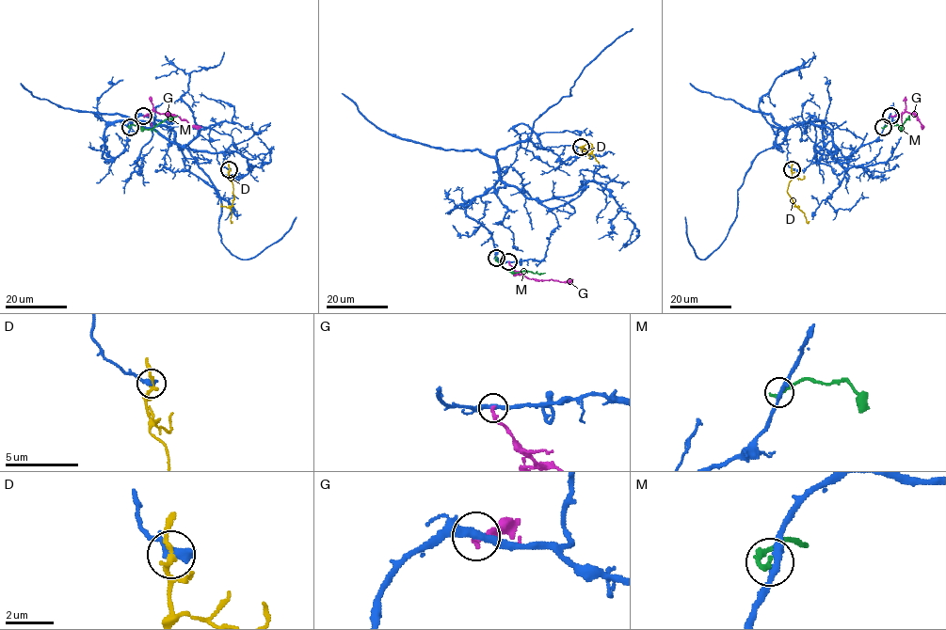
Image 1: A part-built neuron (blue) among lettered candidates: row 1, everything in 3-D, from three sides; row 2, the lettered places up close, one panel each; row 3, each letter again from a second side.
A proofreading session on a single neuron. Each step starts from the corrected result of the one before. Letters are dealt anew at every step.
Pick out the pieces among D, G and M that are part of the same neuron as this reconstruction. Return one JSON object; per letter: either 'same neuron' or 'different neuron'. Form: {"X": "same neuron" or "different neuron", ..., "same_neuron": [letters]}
{"D": "different neuron", "G": "different neuron", "M": "different neuron", "same_neuron": []}

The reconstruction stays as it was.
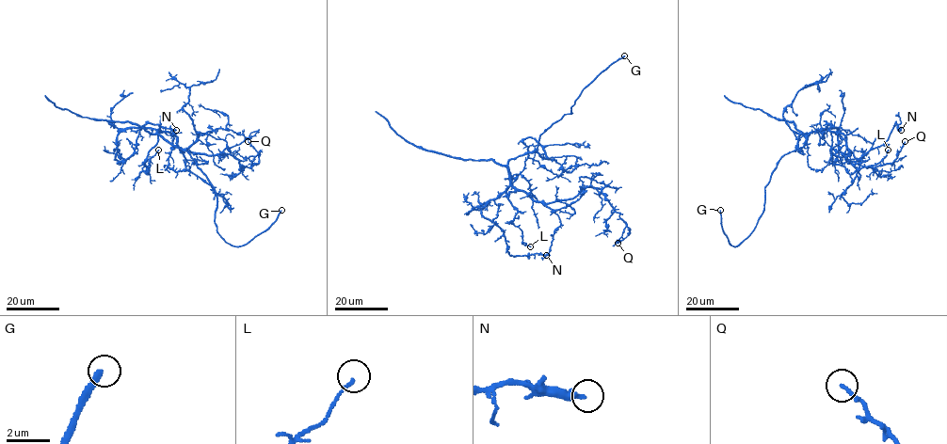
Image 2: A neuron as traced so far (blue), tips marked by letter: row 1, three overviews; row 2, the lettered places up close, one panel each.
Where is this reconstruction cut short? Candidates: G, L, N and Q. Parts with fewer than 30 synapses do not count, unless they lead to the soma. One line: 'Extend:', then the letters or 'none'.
Extend: G

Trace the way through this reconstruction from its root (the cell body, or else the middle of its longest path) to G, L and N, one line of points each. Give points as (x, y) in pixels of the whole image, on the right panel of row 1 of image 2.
G: (799, 139), (771, 176), (755, 228), (737, 245), (725, 234), (720, 210)
L: (799, 139), (802, 134), (827, 130), (831, 135), (831, 159), (850, 174), (877, 164), (888, 150)
N: (799, 139), (802, 134), (835, 128), (839, 150), (850, 161), (856, 162), (887, 139), (895, 123), (901, 130)

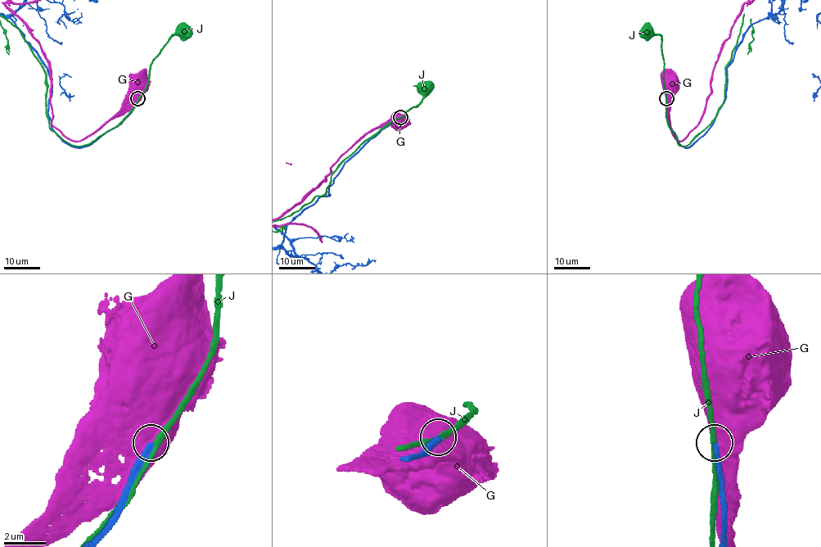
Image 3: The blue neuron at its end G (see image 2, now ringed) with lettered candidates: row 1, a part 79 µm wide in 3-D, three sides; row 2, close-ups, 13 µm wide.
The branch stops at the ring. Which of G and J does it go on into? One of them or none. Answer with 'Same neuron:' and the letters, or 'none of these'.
Same neuron: none of these

